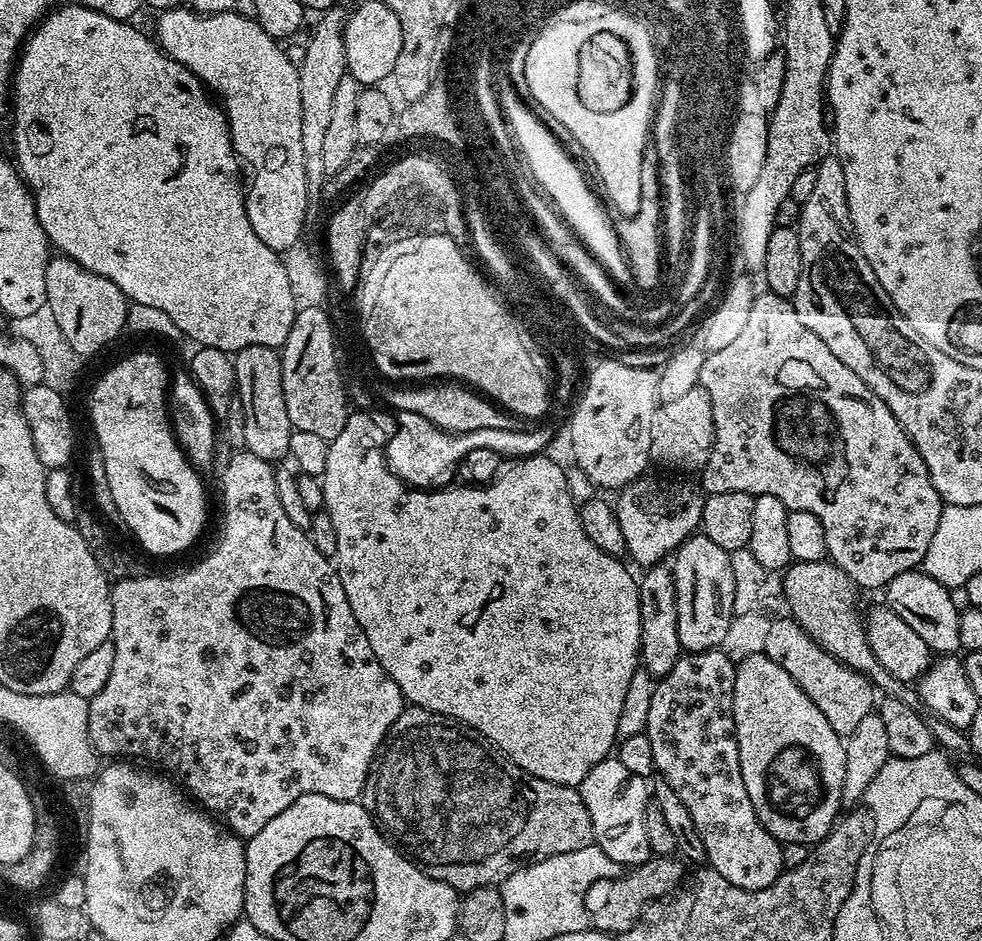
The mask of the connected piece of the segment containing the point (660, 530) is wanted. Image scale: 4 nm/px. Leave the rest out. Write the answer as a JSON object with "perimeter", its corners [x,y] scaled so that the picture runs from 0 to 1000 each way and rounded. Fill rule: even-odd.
{"perimeter":[[[657,504],[645,514],[640,514],[636,519],[630,520],[628,531],[625,531],[629,559],[633,559],[633,572],[635,573],[635,584],[638,594],[645,600],[656,599],[663,601],[673,598],[677,593],[683,592],[688,583],[712,562],[713,552],[715,550],[715,538],[717,527],[714,520],[705,514],[700,514],[700,509],[684,508],[688,510],[671,510],[668,506]]]}

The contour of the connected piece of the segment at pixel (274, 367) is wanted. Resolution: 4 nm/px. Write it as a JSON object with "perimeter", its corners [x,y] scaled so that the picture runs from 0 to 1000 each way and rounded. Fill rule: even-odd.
{"perimeter":[[[251,368],[239,375],[241,405],[257,404],[257,413],[251,417],[251,465],[248,476],[274,491],[285,491],[293,485],[298,453],[291,440],[291,419],[287,414],[287,385],[285,375],[275,368]]]}

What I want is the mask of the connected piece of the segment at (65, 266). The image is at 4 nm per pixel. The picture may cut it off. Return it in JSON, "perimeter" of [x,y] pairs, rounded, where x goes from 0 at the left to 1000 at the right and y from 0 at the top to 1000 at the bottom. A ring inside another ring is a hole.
{"perimeter":[[[57,270],[47,283],[47,317],[48,325],[55,334],[56,341],[76,374],[85,380],[91,380],[114,366],[127,352],[130,343],[129,315],[112,300],[112,295],[104,295],[92,287],[88,287],[70,272]]]}

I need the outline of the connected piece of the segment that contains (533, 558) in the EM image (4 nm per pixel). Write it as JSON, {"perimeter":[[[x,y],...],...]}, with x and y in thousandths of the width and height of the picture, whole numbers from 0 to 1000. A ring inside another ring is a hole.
{"perimeter":[[[371,436],[363,437],[359,437],[352,444],[352,453],[348,453],[348,461],[341,463],[335,471],[334,481],[332,482],[332,499],[328,507],[328,513],[330,516],[330,539],[334,541],[334,545],[336,546],[338,570],[340,571],[340,577],[342,579],[342,589],[340,592],[342,609],[348,618],[348,627],[352,627],[352,640],[356,640],[356,648],[360,648],[360,657],[365,657],[365,665],[369,665],[369,670],[373,674],[373,682],[377,682],[377,691],[381,691],[385,704],[389,704],[393,716],[397,716],[397,721],[401,721],[401,725],[407,731],[407,736],[409,736],[412,745],[414,745],[416,749],[425,752],[433,752],[434,755],[445,757],[451,761],[459,761],[461,765],[465,765],[466,768],[473,769],[476,774],[481,774],[487,781],[495,783],[504,795],[509,796],[517,807],[524,810],[532,818],[536,818],[548,827],[556,827],[556,831],[568,831],[569,833],[590,835],[597,827],[597,823],[601,823],[601,818],[605,818],[605,814],[609,814],[609,810],[620,807],[621,800],[629,791],[627,780],[629,776],[629,759],[633,759],[633,745],[637,743],[637,733],[642,729],[642,721],[646,721],[646,716],[650,713],[650,707],[652,706],[654,657],[650,648],[652,622],[649,613],[647,611],[644,613],[643,610],[640,609],[641,600],[636,598],[634,594],[609,584],[609,580],[605,580],[605,576],[601,576],[601,572],[597,572],[597,563],[593,563],[589,537],[580,529],[580,521],[576,521],[576,501],[573,496],[569,497],[569,495],[558,486],[558,482],[531,485],[530,488],[518,488],[516,492],[506,499],[505,506],[492,516],[470,516],[473,519],[457,516],[443,521],[429,521],[427,519],[416,518],[396,499],[392,493],[393,459],[387,456],[387,451],[381,443],[374,442]]]}

